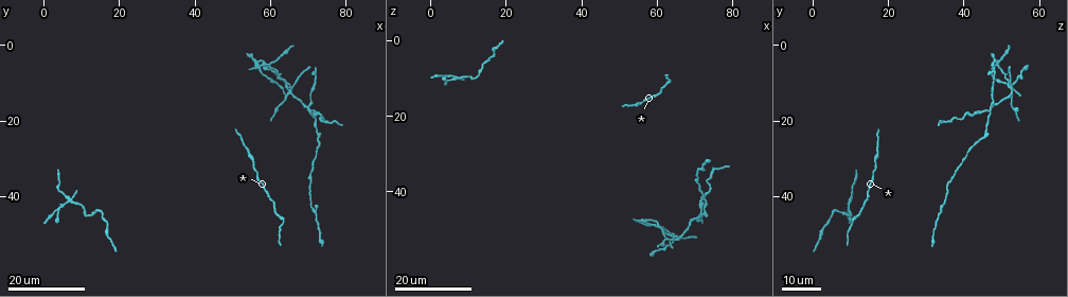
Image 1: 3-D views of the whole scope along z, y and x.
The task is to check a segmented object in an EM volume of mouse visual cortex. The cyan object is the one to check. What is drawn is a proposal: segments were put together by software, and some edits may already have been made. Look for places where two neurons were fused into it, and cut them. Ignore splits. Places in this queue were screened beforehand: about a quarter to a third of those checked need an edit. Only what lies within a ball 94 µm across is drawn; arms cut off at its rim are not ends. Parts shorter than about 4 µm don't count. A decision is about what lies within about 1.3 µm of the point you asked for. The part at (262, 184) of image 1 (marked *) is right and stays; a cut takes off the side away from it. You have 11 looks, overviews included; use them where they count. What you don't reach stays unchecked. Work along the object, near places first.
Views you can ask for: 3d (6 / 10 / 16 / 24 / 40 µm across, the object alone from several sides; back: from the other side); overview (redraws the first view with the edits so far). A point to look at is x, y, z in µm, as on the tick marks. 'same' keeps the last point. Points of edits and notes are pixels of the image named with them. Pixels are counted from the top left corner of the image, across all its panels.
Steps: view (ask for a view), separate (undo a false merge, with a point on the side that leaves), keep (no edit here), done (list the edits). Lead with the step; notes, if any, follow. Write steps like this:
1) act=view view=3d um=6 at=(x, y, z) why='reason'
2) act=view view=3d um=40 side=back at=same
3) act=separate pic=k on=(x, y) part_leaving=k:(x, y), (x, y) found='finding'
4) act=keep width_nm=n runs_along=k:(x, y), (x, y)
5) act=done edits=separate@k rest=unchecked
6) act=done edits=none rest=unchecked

act=view view=3d um=16 at=(71.5, 22.5, 45.5) why='a narrow waist'

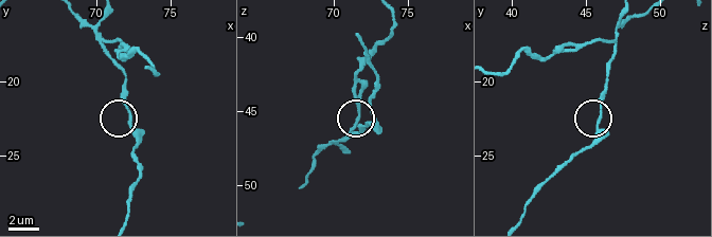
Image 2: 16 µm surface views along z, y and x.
act=view view=3d um=6 at=(72.2, 22.0, 46.0)

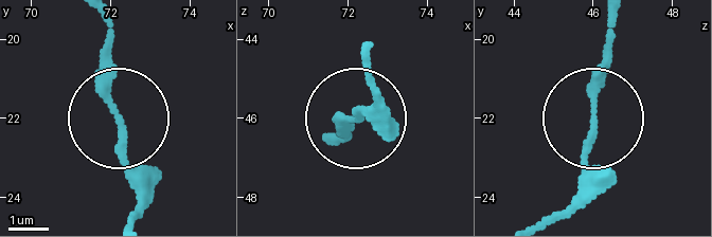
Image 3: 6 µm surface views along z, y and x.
act=keep runs_along=3:(561, 216), (581, 189), (591, 78), (611, 21) found='continuous, no second neuron'

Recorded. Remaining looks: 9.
act=view view=3d um=16 at=(70.5, 17.0, 46.5) why='side arm on a straight run'

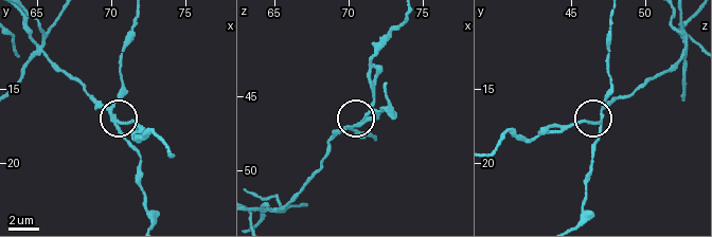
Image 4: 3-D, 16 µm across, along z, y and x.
act=view view=3d um=10 at=(70.6, 17.2, 46.8)

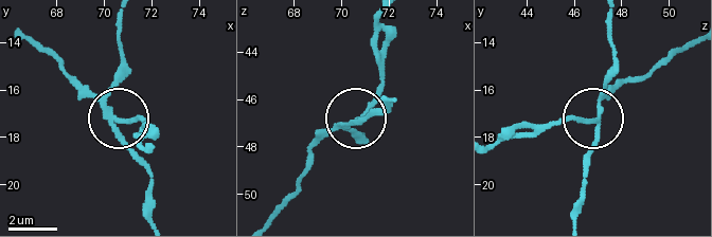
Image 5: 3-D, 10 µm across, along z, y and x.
act=separate pic=5 on=(82, 91) width_nm=180 part_leaving=5:(108, 109), (25, 38) found='a second neuron is stuck on'

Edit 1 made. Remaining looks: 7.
act=view view=overview

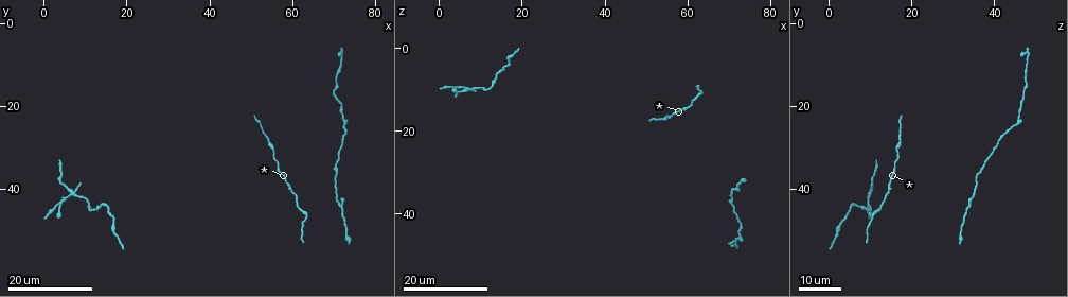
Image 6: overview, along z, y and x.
act=view view=3d um=24 at=(71.5, 42.5, 34.5)

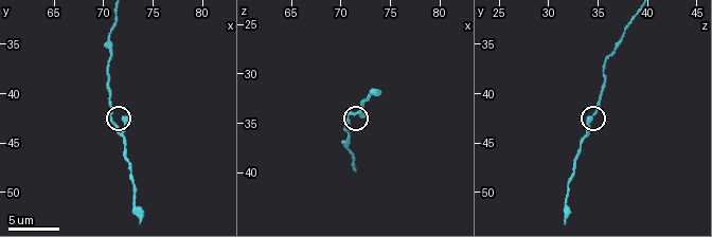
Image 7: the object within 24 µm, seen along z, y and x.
act=view view=3d um=10 at=(70.8, 42.4, 34.2)

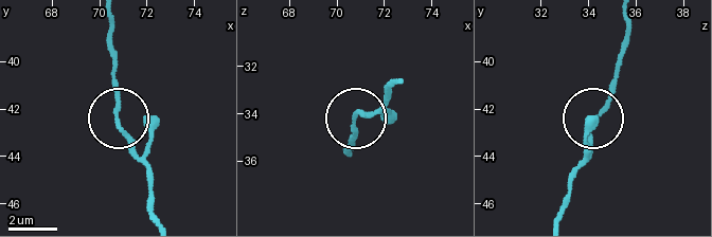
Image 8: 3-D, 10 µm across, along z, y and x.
act=keep found='one neuron here'

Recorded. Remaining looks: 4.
act=view view=3d um=24 at=(12.5, 45.0, 9.0) why='calibre changes'

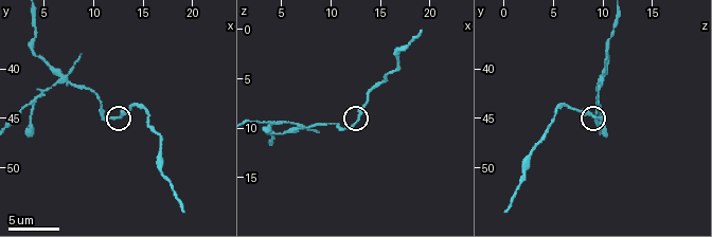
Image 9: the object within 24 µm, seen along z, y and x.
act=view view=3d um=6 at=(12.6, 44.8, 9.2)

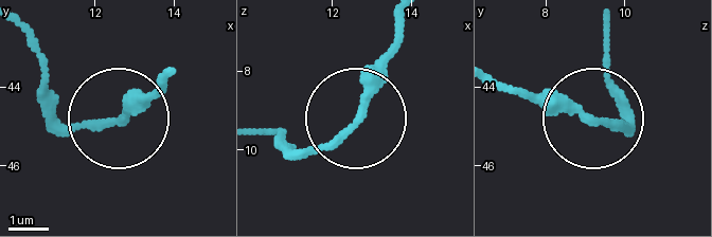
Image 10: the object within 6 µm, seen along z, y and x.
act=view view=3d um=6 side=back at=(12.70, 44.70, 9.10)

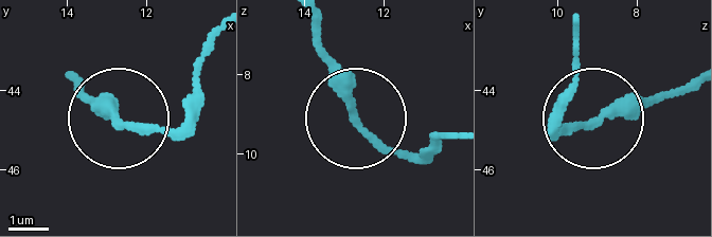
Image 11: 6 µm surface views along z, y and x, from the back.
act=keep width_nm=220 found='all the same neuron'

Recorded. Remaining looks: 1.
act=view view=3d um=6 at=(6.6, 41.0, 9.8)

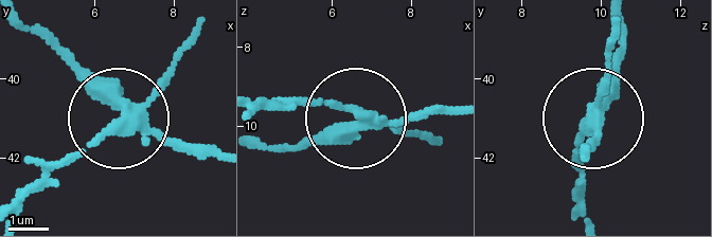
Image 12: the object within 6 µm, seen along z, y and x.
act=separate pic=12 on=(83, 149) side_arm_um=9 arms=4 found='a second neuron is stuck on'

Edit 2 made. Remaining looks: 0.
act=done edits=separate@5,separate@12 rest=unchecked

